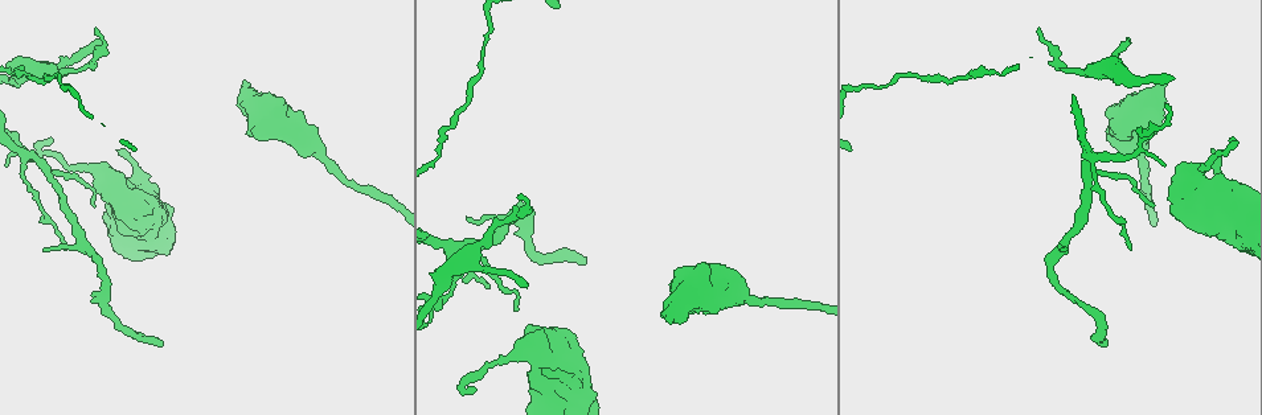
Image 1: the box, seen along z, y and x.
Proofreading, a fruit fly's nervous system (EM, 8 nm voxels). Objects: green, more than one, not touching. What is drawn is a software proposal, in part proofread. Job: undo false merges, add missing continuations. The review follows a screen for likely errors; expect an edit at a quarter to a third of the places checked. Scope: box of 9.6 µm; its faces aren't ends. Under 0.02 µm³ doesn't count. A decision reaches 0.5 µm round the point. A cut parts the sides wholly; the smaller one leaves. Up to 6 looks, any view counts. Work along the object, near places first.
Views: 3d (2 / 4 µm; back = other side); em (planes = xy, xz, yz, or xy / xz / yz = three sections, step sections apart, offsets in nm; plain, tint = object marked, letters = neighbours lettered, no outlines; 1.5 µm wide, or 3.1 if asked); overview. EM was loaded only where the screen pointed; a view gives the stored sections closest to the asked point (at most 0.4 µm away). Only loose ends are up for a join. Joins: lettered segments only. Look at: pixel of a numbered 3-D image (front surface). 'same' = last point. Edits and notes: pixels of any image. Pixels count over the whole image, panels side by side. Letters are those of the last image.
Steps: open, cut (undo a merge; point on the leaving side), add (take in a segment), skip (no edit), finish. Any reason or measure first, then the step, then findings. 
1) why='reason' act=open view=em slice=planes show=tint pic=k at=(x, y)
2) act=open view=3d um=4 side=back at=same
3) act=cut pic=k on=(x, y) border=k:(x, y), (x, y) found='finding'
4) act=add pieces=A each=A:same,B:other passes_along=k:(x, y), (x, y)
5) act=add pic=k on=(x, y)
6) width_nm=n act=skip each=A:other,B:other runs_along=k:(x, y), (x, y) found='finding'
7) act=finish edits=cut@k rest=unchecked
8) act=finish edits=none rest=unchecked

why='branch stops here' act=open view=3d um=4 pic=1 at=(159, 344)

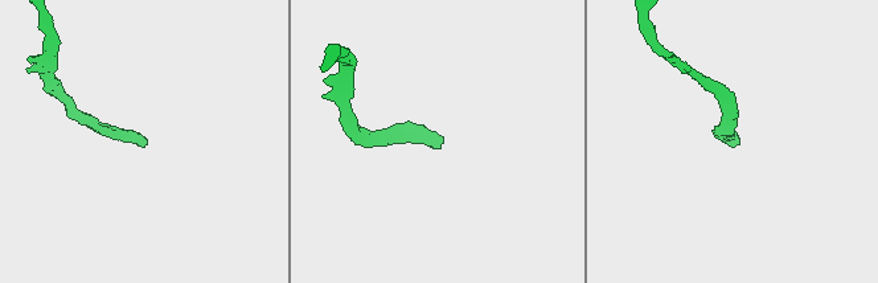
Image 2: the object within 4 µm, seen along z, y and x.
why='need the tissue' act=open view=em slice=xz step=8 show=letters pic=2 at=(439, 146)

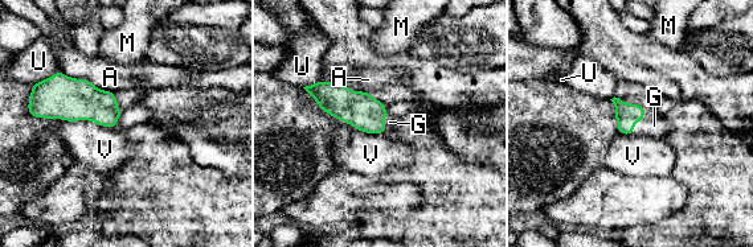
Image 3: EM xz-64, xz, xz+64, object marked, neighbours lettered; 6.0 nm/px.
why='cut it another way' act=open view=em slice=planes show=letters at=same

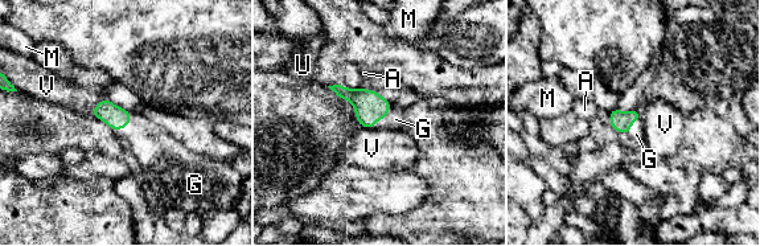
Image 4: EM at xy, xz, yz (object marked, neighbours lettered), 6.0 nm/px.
act=add pieces=G each=A:other,G:same,M:other,U:other,V:other passes_along=4:(369, 106), (385, 115), (395, 119) found='the cell continues'

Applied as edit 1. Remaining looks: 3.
act=open view=em slice=xz step=4 show=letters pic=1 at=(527, 284)

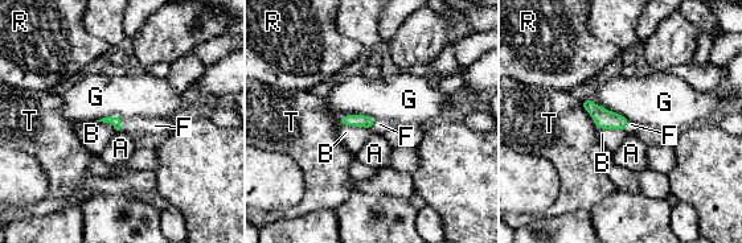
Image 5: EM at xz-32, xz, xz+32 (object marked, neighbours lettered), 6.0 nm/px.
longest_contact=G:300nm act=add pieces=F each=A:other,B:other,F:same,G:other,R:other,T:other found='the cell continues'

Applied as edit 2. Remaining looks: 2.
act=finish edits=add@4,add@5 rest=unchecked

